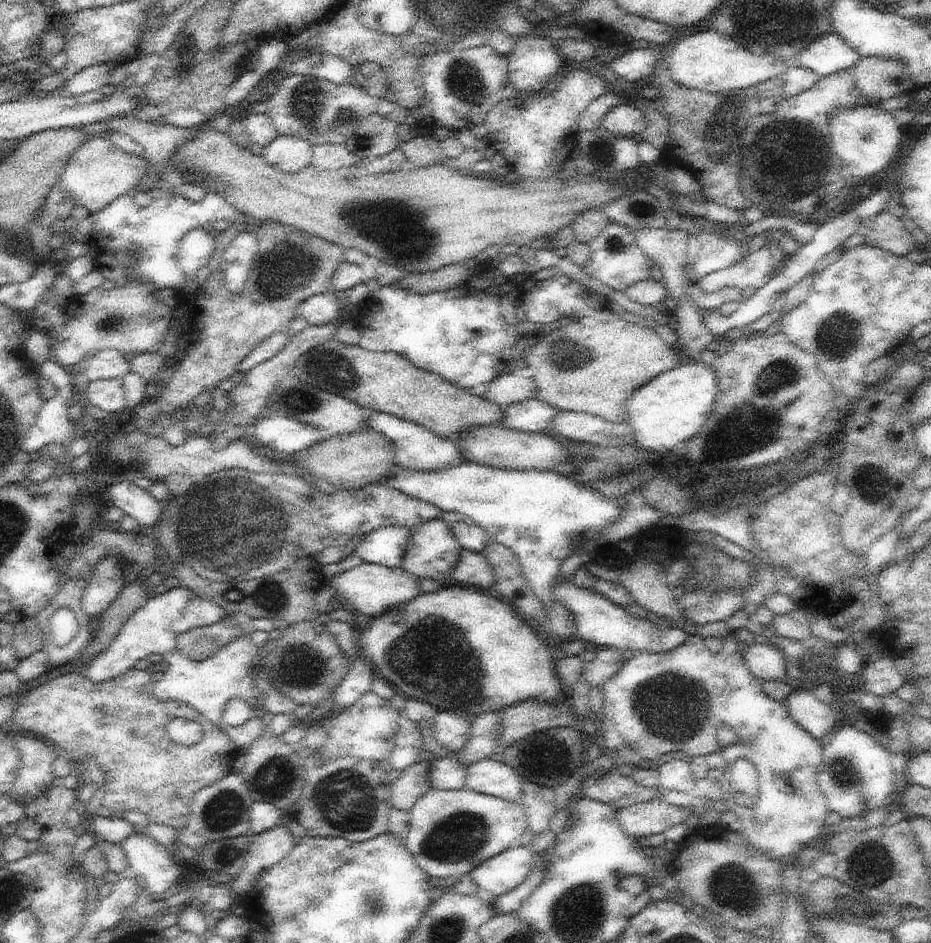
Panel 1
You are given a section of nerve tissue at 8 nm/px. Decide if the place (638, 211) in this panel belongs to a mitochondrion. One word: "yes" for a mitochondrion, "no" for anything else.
yes

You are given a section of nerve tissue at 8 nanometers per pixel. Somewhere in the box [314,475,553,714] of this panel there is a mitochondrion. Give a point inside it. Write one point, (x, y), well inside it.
(434, 641)

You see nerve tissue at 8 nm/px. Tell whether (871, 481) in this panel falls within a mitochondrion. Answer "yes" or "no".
yes

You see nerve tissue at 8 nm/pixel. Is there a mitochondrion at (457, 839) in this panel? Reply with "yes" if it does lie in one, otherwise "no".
yes

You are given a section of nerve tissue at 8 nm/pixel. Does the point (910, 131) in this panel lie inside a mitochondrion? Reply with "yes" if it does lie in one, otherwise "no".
no

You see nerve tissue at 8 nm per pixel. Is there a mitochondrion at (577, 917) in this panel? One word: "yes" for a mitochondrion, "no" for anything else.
yes

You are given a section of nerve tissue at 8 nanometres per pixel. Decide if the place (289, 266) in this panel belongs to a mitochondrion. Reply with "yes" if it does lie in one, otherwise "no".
yes

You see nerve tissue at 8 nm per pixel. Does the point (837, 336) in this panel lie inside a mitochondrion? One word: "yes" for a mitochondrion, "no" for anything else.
yes

